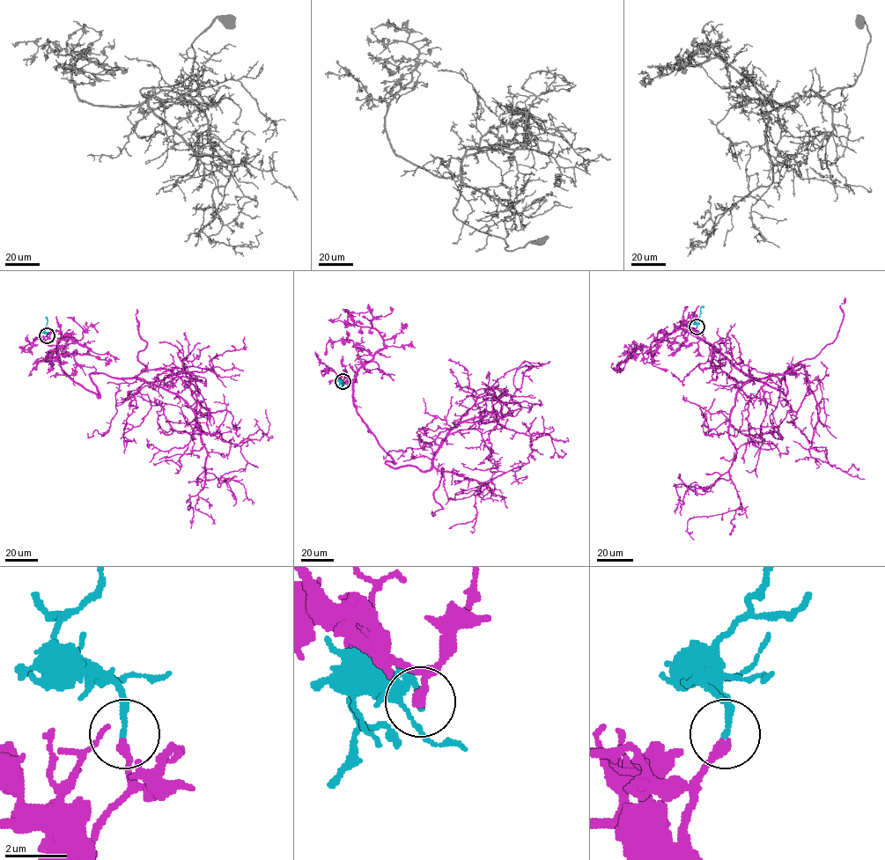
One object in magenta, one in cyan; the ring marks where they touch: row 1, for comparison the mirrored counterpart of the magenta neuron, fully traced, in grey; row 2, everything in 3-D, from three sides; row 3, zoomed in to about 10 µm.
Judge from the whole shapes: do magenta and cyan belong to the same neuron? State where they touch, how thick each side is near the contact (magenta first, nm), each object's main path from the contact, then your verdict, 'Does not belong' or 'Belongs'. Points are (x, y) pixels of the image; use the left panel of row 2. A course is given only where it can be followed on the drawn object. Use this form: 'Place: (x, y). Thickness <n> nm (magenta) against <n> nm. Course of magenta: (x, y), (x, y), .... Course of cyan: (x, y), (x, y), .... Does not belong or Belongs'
Place: (47, 335). Thickness 320 nm (magenta) against 200 nm. Course of magenta: (47, 335), (60, 367), (99, 397), (93, 373), (178, 394), (207, 454), (196, 483), (238, 481), (253, 504). Course of cyan: (47, 335), (43, 330), (46, 318). Belongs

